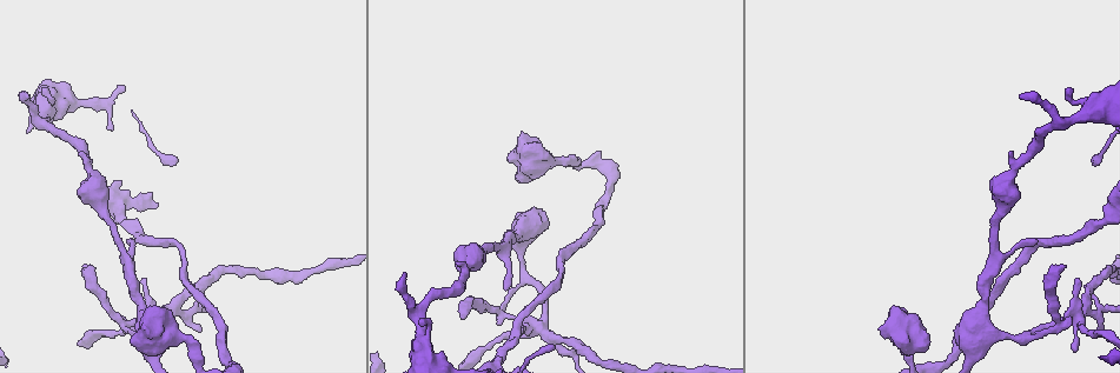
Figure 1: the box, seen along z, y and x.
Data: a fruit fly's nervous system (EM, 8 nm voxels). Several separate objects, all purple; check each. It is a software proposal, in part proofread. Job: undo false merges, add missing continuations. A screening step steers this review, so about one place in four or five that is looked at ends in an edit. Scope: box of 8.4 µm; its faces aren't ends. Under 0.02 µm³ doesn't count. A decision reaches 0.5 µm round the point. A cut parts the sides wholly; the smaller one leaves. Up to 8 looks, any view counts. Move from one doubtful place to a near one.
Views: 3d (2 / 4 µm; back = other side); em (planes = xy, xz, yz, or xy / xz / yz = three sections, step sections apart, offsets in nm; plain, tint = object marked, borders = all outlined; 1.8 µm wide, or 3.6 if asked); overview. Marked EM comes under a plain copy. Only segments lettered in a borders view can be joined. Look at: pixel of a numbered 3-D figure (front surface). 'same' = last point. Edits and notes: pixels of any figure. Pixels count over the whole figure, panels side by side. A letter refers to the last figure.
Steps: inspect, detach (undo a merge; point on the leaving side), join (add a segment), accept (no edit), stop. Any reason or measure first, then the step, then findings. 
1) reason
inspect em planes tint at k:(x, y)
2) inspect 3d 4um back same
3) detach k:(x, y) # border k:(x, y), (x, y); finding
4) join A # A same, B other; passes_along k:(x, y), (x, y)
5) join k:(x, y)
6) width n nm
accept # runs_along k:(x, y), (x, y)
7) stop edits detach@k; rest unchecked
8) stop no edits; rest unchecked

an open end
inspect em planes borders at 1:(1020, 94)

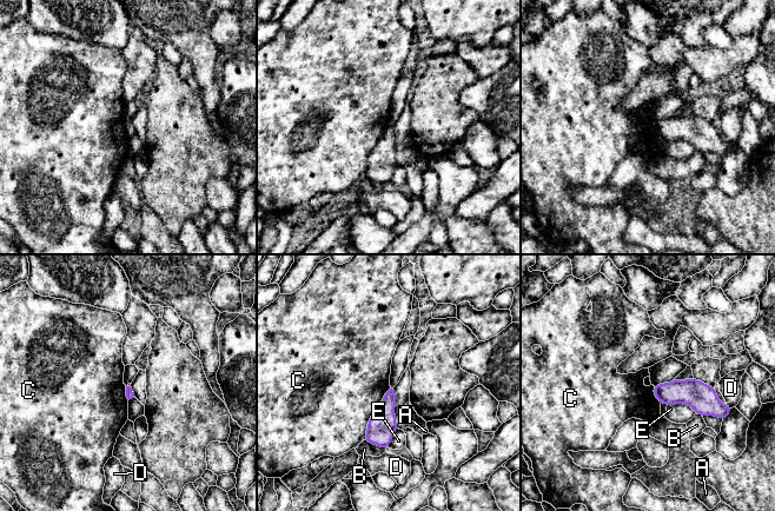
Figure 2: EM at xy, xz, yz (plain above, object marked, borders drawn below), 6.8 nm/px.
accept # A other, B other, C other, D other, E other; no lettered segment goes on from it

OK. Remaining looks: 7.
long arm stops here
inspect em planes tint at 1:(85, 265)

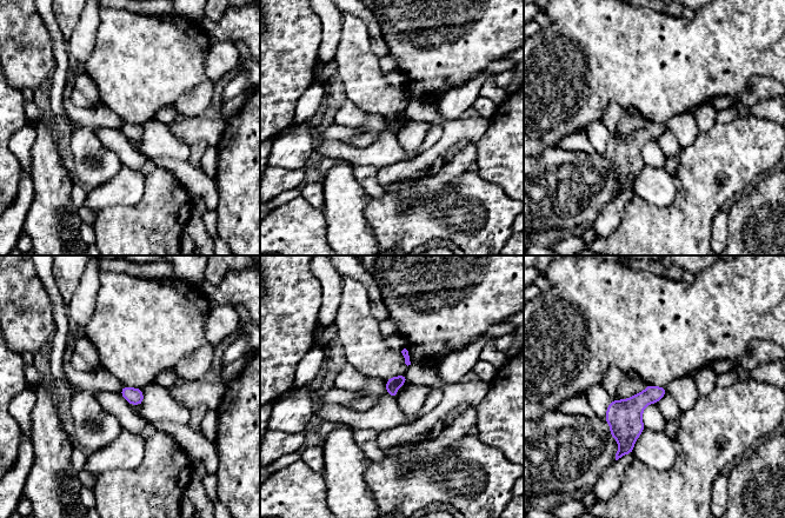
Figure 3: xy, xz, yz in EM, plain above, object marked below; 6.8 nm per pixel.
what lies round it
inspect em planes borders same

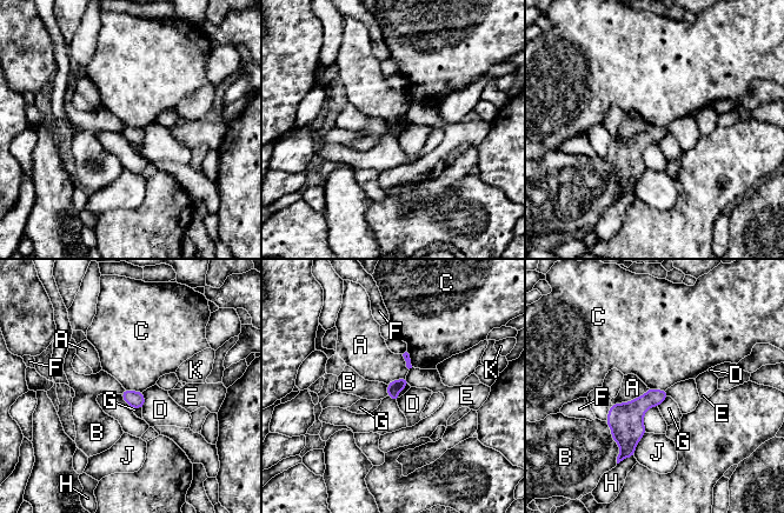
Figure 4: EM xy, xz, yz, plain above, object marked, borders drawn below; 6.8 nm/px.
longest_contact B 300 nm
accept # A other, B other, C other, D other, E other, F other, G other, H other, J other, K other; border 4:(125, 388), (141, 392); none of them fits

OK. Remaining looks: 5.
closes a loop
inspect em xz step 8 tint at 1:(1073, 314)

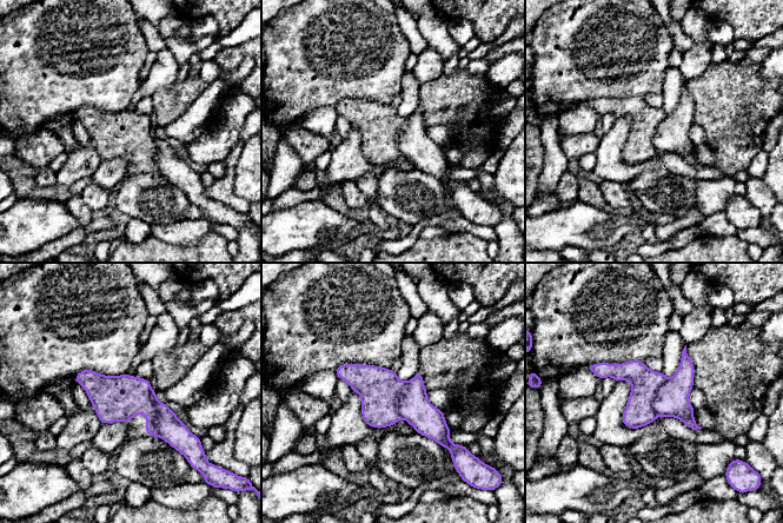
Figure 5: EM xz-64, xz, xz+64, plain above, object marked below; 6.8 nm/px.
another direction
inspect em planes tint same

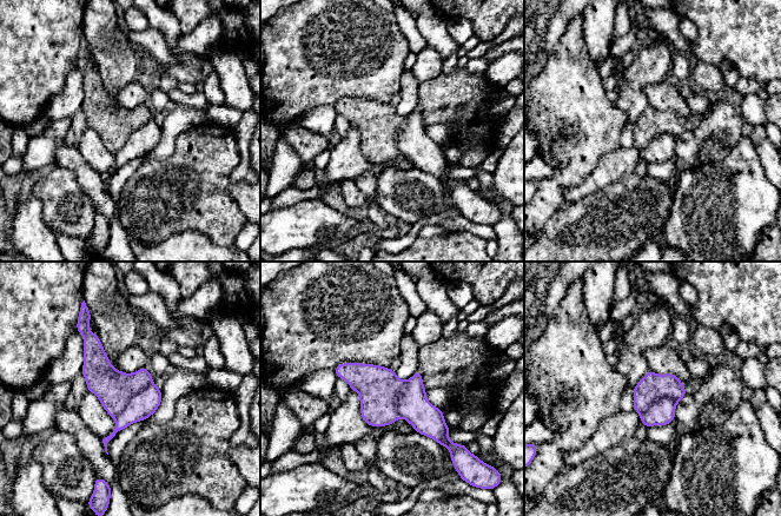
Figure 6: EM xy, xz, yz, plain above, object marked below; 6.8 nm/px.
inspect em planes borders same

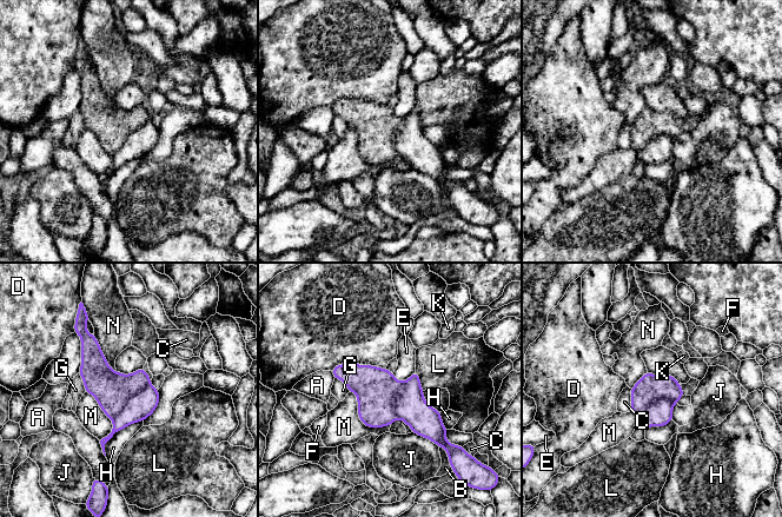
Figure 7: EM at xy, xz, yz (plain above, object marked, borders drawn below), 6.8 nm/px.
detach 7:(111, 389) # A other, B other, C other, D other, E other, F other, G other, H other, J other, K other, L other, M other, N other; border 7:(150, 383), (136, 392), (112, 419); a second neuron is stuck on

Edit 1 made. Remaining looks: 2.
stop edits detach@7; rest unchecked

